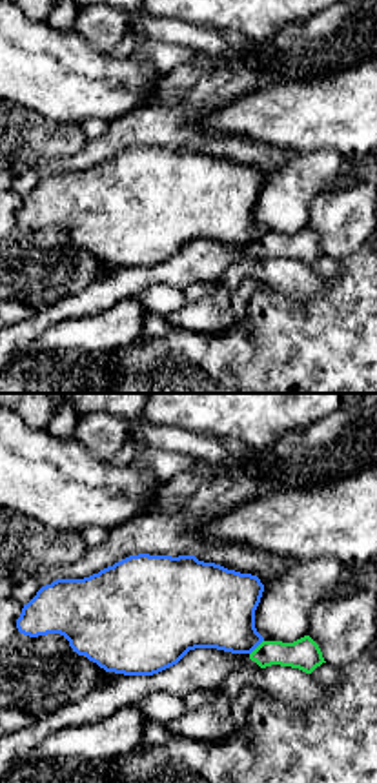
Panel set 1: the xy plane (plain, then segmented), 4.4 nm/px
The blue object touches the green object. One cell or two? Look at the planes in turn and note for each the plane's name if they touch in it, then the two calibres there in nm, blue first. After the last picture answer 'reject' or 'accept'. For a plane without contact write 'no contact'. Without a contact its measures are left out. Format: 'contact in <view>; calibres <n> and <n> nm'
contact in xy; calibres 360 and 140 nm

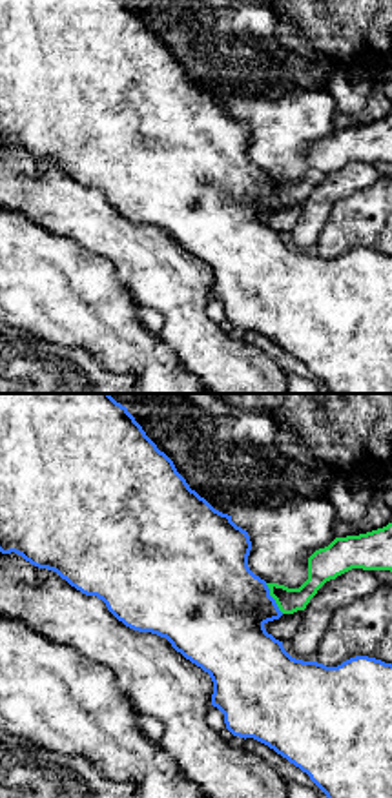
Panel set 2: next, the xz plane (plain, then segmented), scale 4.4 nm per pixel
contact in xz; calibres 440 and 110 nm

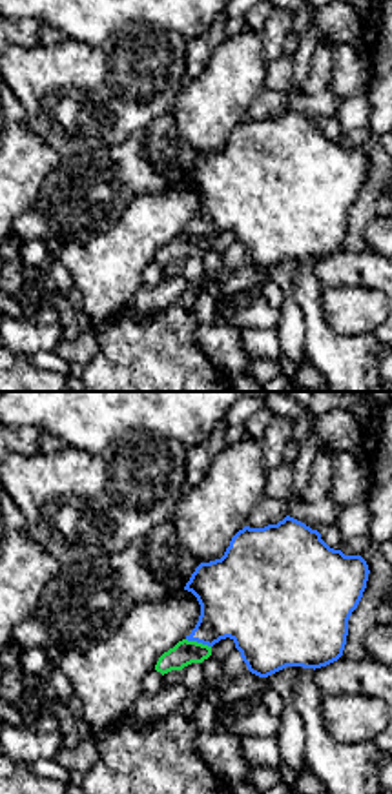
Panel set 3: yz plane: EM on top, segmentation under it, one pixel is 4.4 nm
contact in yz; calibres 340 and 110 nm

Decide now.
reject

